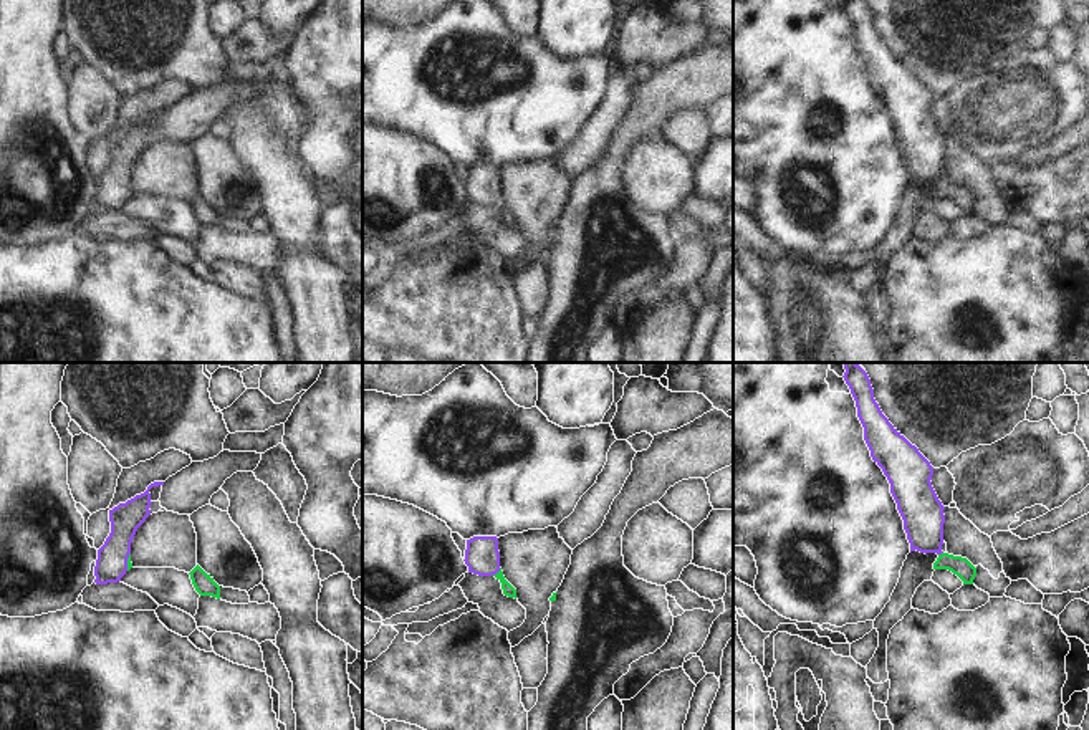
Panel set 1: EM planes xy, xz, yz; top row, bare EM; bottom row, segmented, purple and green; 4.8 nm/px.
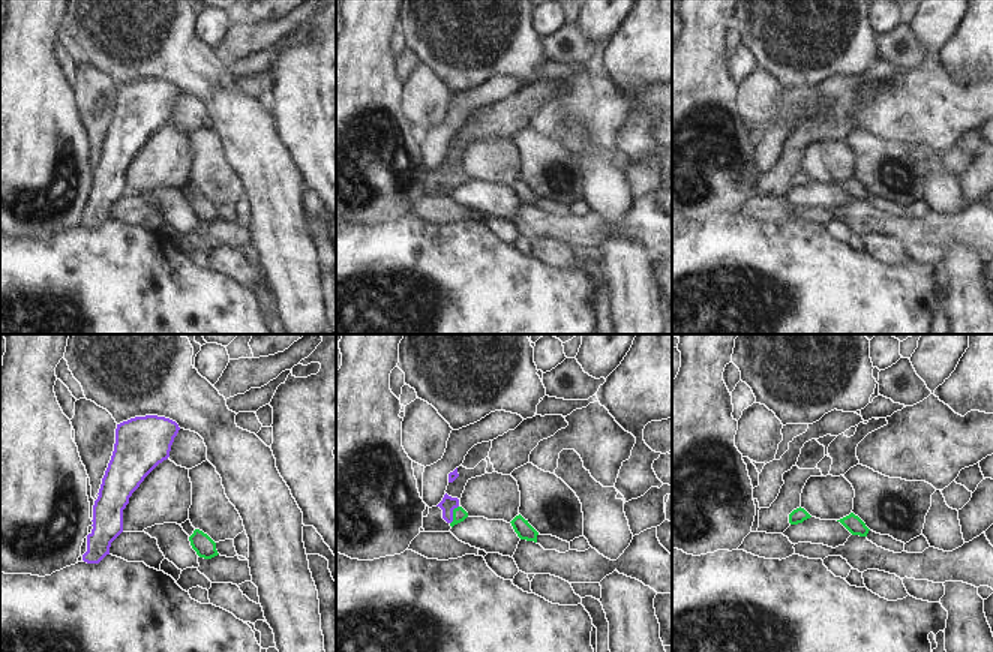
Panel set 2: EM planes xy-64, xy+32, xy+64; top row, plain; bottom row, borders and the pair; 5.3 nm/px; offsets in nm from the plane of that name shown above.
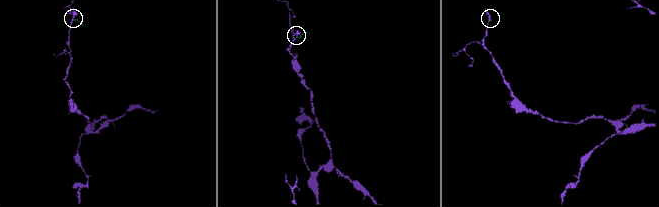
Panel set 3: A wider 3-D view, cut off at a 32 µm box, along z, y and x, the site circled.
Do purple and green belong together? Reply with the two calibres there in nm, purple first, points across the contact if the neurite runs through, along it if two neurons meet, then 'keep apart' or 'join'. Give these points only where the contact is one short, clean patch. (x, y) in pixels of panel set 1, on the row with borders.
170 nm thick on the purple side, 60 nm on the other; runs through xz (482, 557), (495, 573), (508, 590); join

